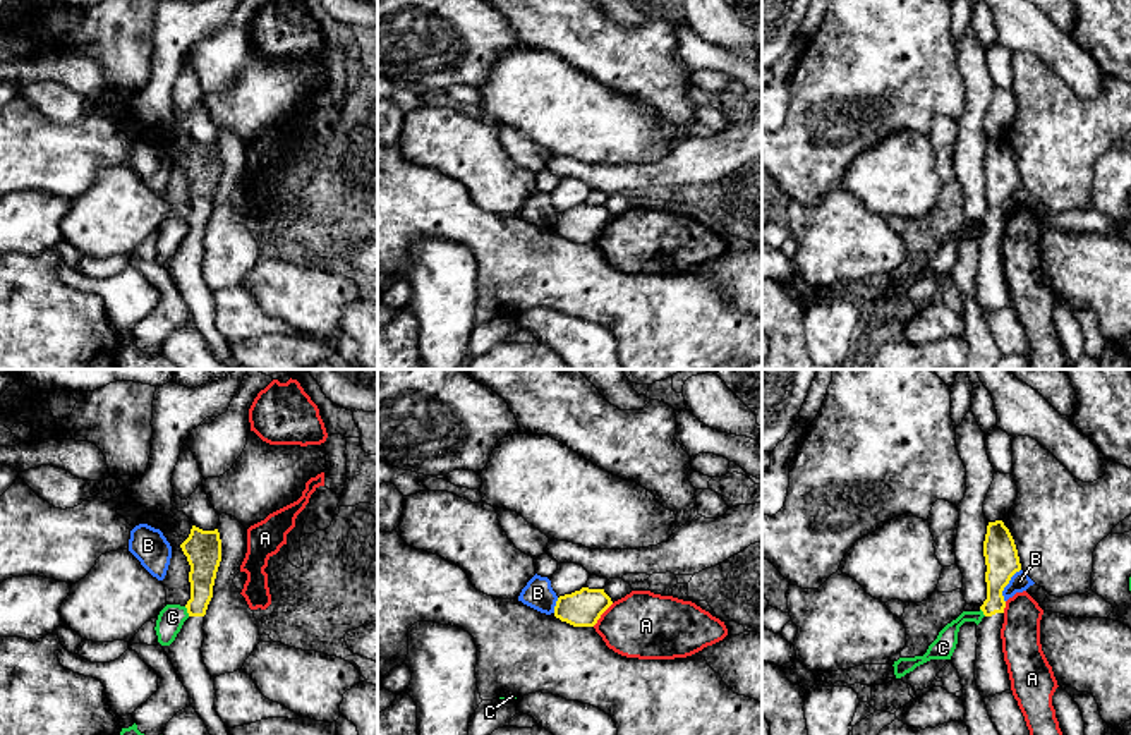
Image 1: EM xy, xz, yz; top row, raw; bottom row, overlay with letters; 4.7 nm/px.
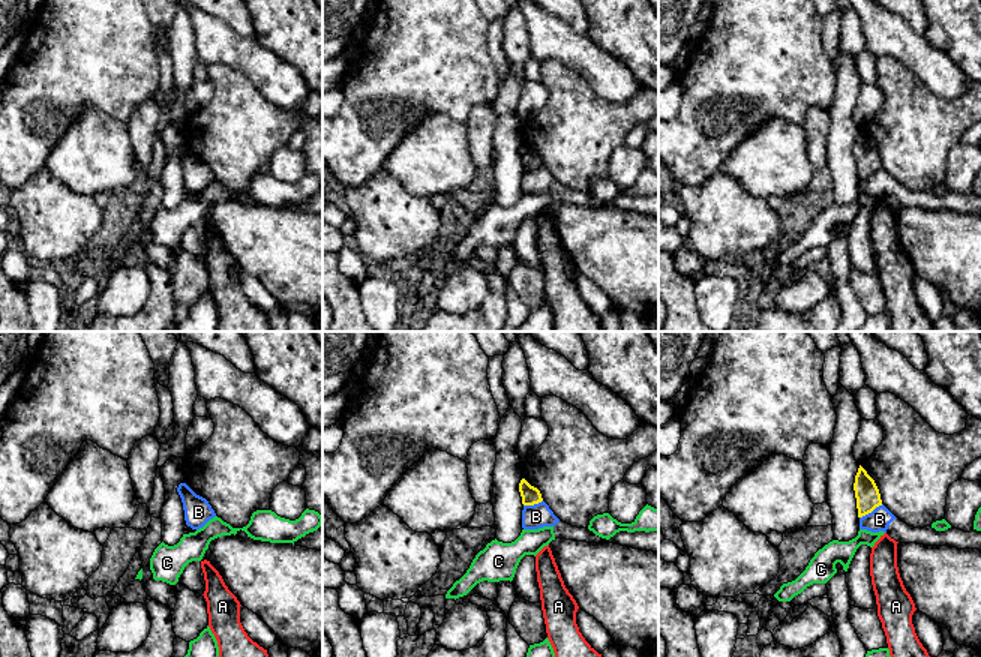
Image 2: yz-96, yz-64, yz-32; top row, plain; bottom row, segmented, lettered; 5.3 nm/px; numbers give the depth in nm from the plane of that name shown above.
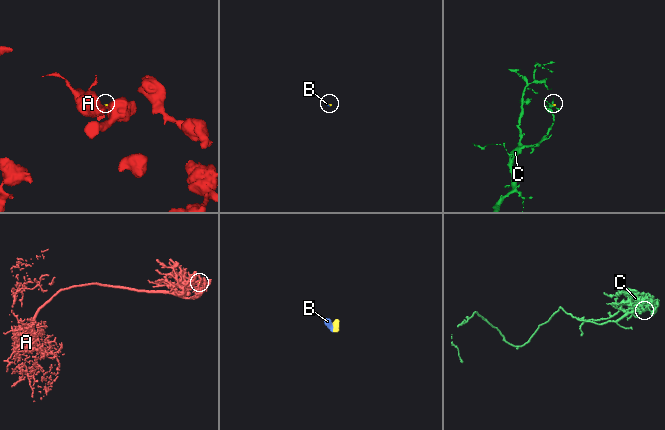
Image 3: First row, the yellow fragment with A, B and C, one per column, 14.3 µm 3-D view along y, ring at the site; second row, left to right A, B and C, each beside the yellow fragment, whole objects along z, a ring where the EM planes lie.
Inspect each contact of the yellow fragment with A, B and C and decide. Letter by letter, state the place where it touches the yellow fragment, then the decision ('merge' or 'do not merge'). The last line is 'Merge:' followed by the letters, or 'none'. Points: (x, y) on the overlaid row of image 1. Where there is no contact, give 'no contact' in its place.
A: xz (601, 613) | do not merge
B: yz (1006, 584) | do not merge
C: xy (187, 612) | do not merge
Merge: none

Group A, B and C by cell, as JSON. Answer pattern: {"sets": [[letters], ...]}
{"sets": [["A"], ["B"], ["C"]]}

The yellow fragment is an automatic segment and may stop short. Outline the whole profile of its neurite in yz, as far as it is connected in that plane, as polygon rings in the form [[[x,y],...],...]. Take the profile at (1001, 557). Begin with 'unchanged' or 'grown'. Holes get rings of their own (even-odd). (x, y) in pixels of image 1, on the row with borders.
grown | [[[1002,520],[989,522],[983,556],[987,599],[980,606],[985,617],[977,625],[975,680],[980,696],[985,699],[1011,689],[1001,639],[1006,608],[1002,591],[1011,577],[1021,570],[1021,563],[1014,539]]]

